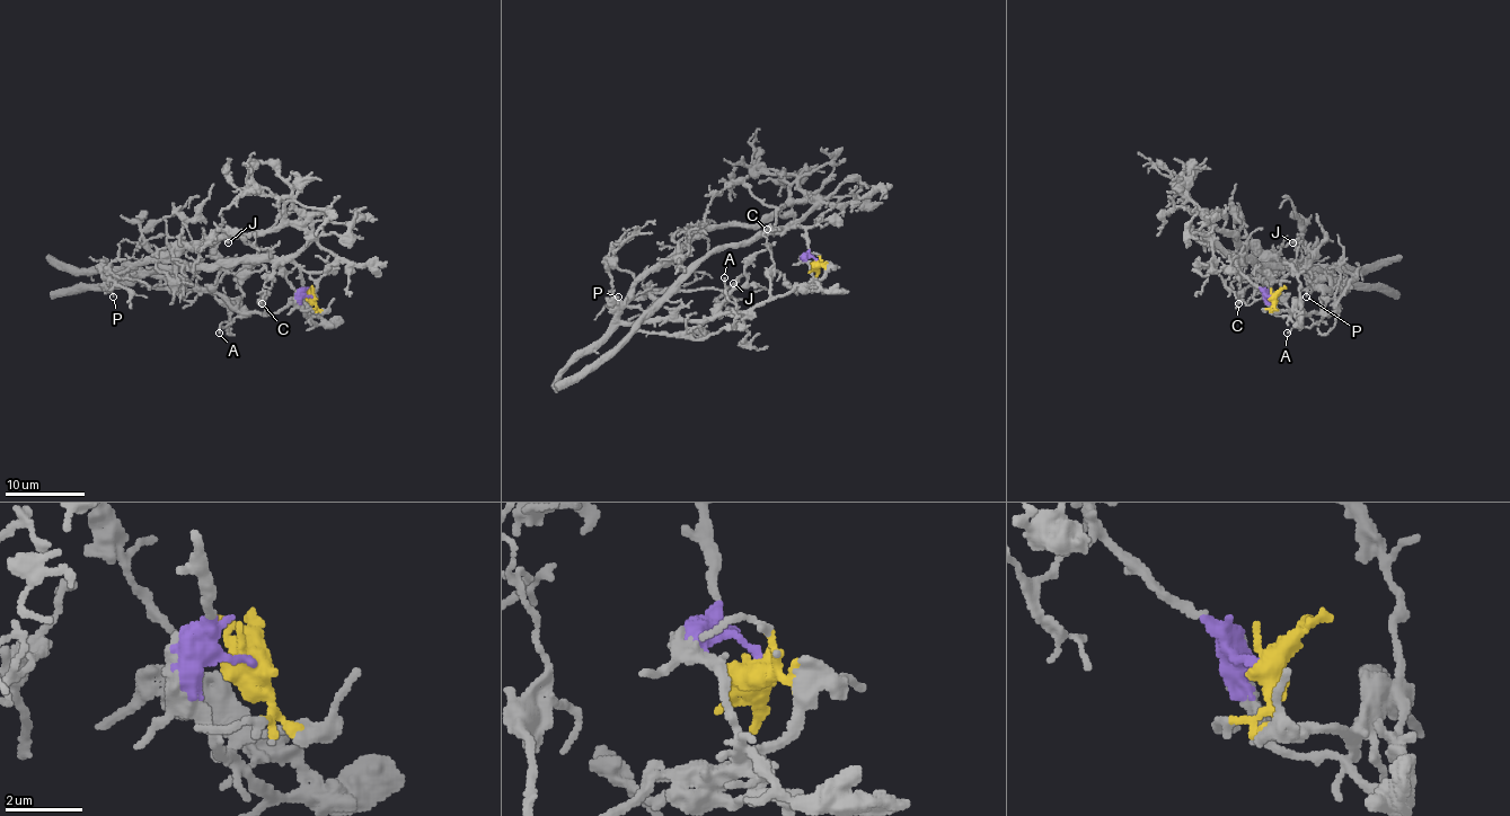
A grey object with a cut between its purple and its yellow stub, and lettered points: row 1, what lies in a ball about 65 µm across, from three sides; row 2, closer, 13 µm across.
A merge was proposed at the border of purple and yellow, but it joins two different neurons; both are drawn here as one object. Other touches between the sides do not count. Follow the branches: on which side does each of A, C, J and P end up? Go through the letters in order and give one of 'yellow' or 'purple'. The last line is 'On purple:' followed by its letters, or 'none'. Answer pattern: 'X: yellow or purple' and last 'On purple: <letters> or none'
A: yellow
C: yellow
J: purple
P: purple
On purple: J, P

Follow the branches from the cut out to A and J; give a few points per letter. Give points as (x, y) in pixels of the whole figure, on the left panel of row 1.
A: (311, 295), (319, 310), (290, 303), (274, 313), (238, 316), (222, 327), (220, 324), (218, 334)
J: (311, 295), (303, 292), (303, 277), (291, 262), (218, 259), (173, 268), (220, 268), (214, 250), (228, 242)

